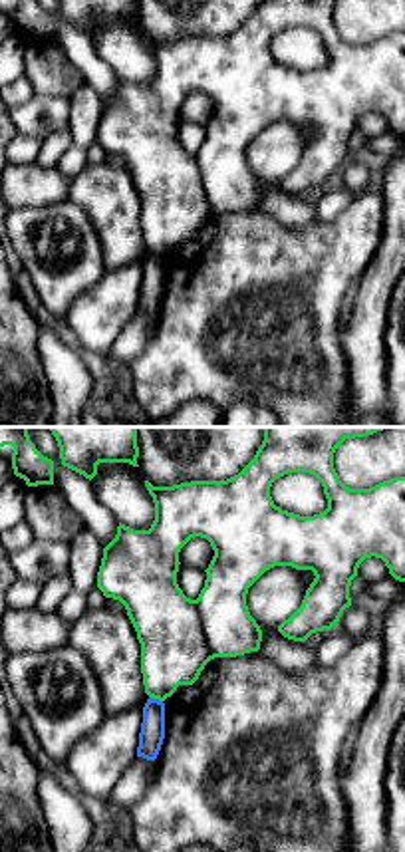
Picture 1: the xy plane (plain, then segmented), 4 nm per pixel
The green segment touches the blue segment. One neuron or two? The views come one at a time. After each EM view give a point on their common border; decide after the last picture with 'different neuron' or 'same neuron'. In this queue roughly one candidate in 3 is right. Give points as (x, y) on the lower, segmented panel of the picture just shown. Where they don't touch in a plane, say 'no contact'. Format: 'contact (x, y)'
contact (155, 698)

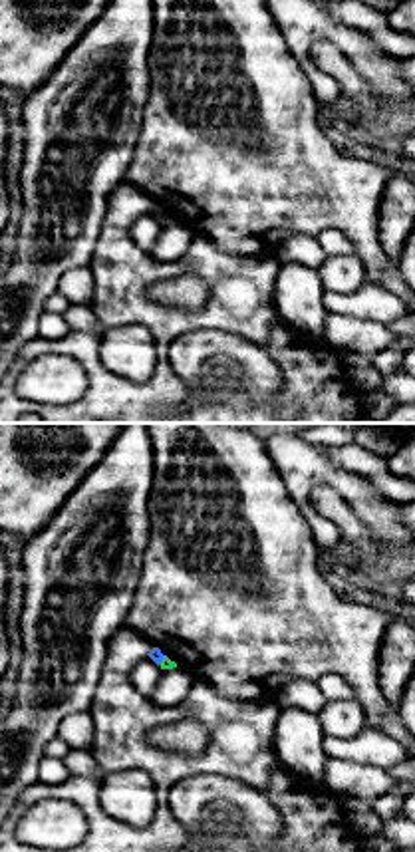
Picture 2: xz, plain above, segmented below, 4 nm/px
contact (161, 660)

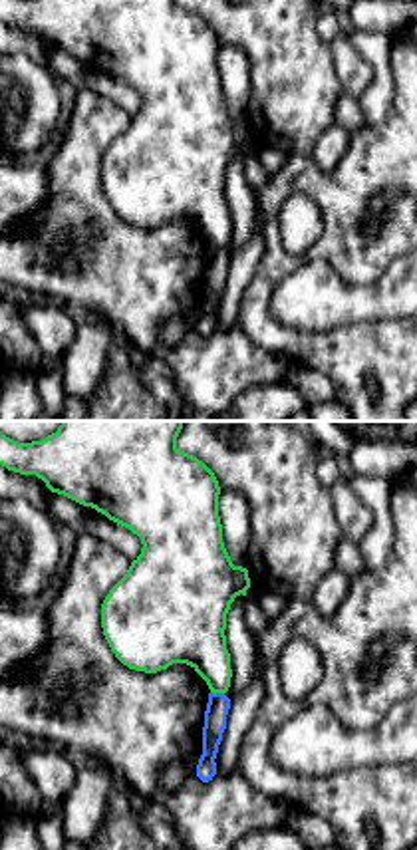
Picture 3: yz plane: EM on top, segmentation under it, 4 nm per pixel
contact (217, 692)

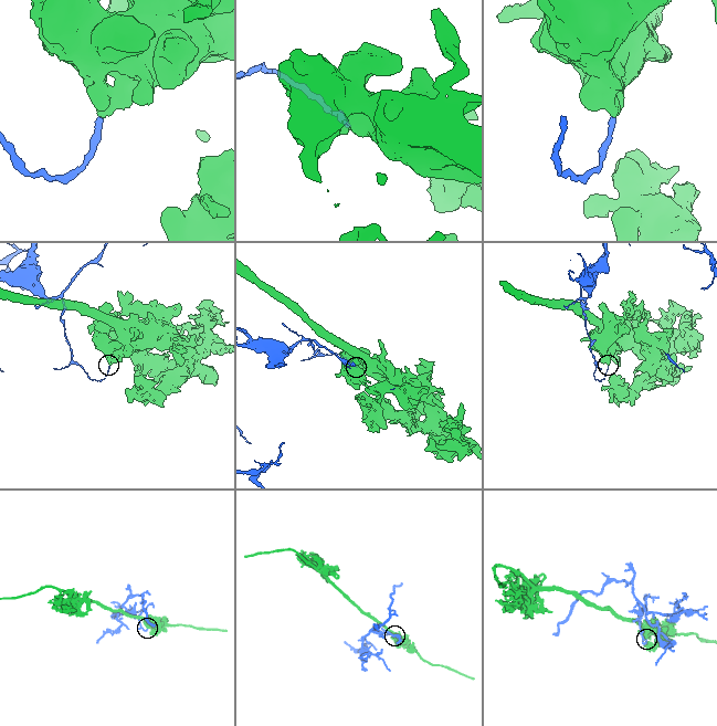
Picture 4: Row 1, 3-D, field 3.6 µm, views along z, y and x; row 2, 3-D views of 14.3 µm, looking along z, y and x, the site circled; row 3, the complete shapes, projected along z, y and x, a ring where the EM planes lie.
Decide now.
different neuron

